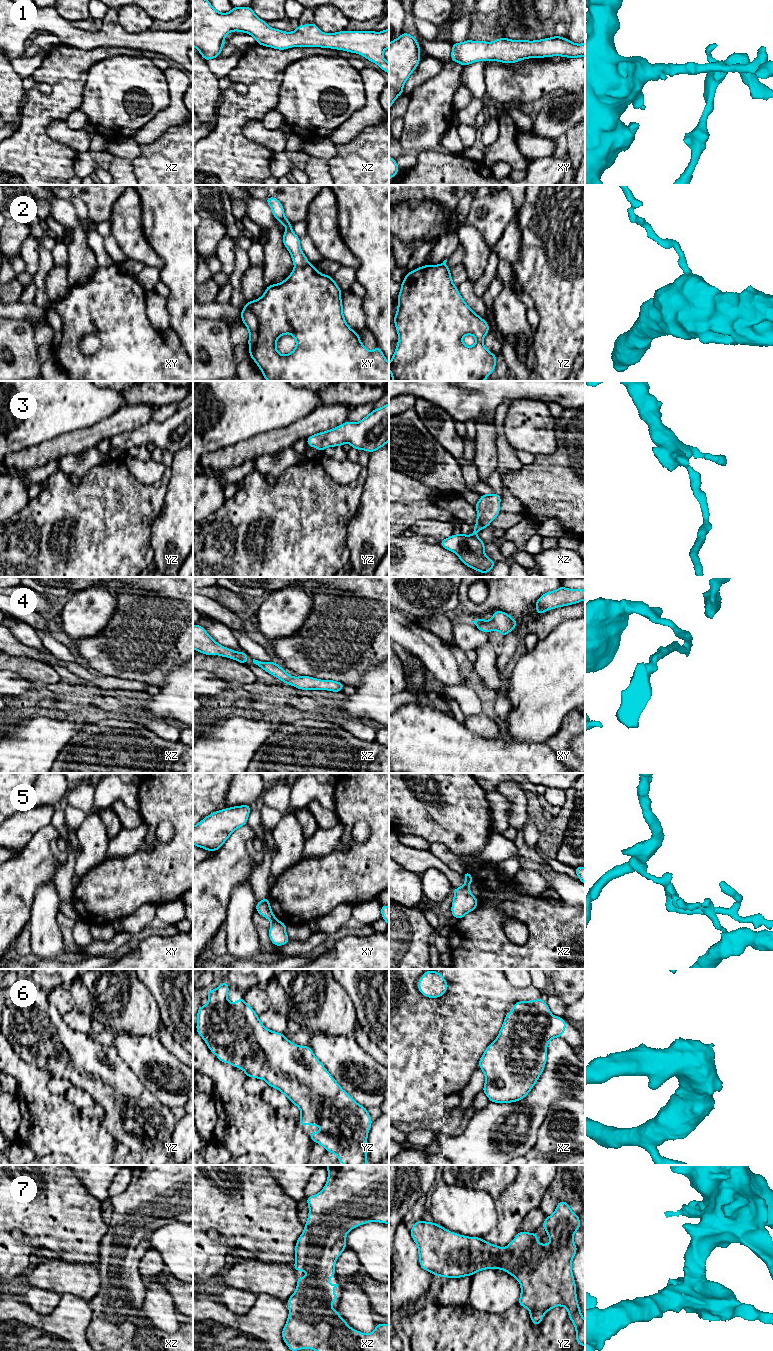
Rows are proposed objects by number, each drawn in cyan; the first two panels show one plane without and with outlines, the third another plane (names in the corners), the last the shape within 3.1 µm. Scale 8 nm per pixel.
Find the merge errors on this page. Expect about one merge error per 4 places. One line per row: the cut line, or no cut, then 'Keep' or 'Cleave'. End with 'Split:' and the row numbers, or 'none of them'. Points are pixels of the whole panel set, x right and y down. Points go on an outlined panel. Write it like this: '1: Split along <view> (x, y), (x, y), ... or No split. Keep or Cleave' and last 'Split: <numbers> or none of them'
1: No split. Keep
2: Split along xy (309, 263), (295, 267). Cleave
3: No split. Keep
4: No split. Keep
5: Split along xy (275, 918), (271, 921). Cleave
6: No split. Keep
7: No split. Keep
Split: 2, 5

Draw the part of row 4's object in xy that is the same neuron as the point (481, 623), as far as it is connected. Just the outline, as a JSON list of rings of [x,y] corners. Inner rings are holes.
[[[495,611],[492,615],[492,619],[486,621],[483,618],[478,618],[474,623],[477,628],[482,632],[491,632],[493,630],[498,631],[502,636],[510,633],[518,624],[517,620],[514,620],[510,615],[503,611]]]

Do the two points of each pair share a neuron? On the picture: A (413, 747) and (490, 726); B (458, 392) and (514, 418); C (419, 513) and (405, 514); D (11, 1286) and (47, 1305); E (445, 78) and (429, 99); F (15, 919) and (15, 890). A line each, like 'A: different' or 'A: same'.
A: different
B: different
C: same
D: same
E: same
F: same

